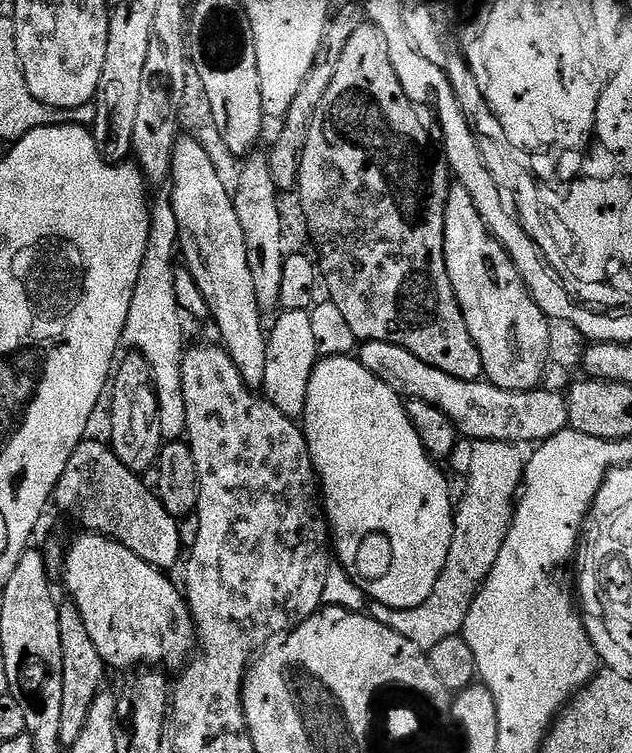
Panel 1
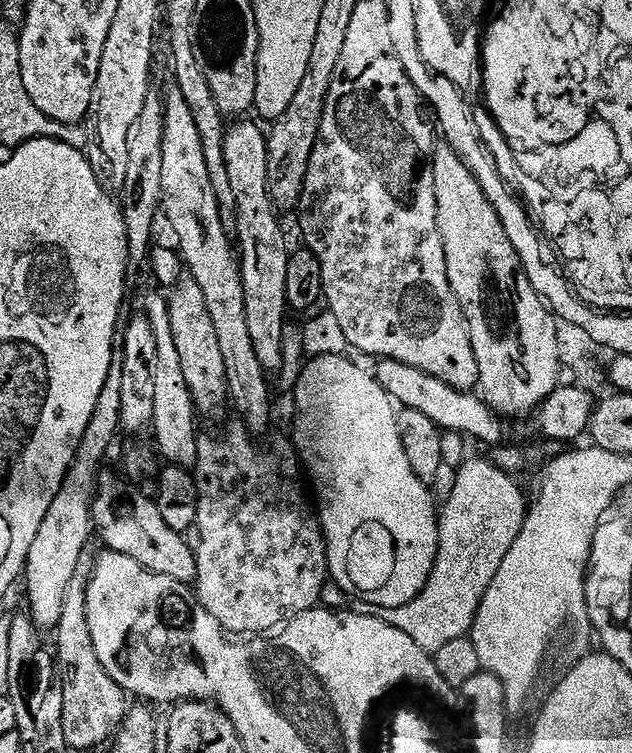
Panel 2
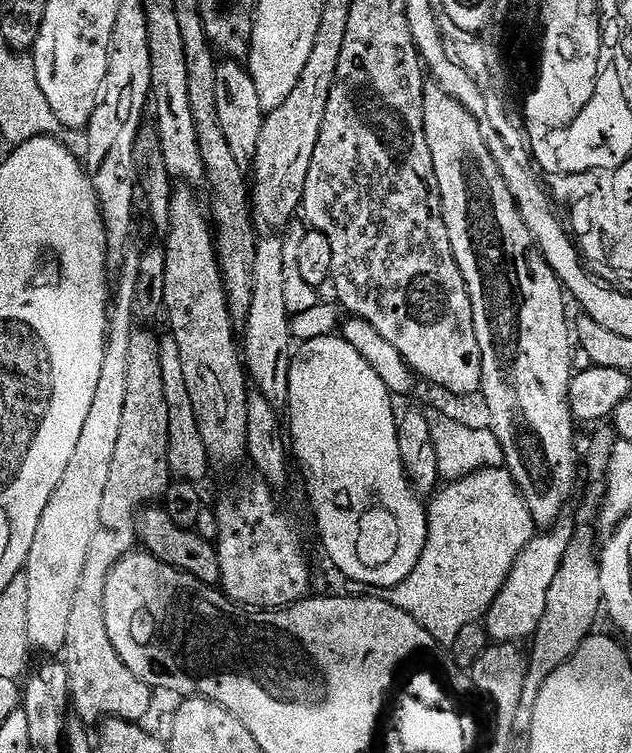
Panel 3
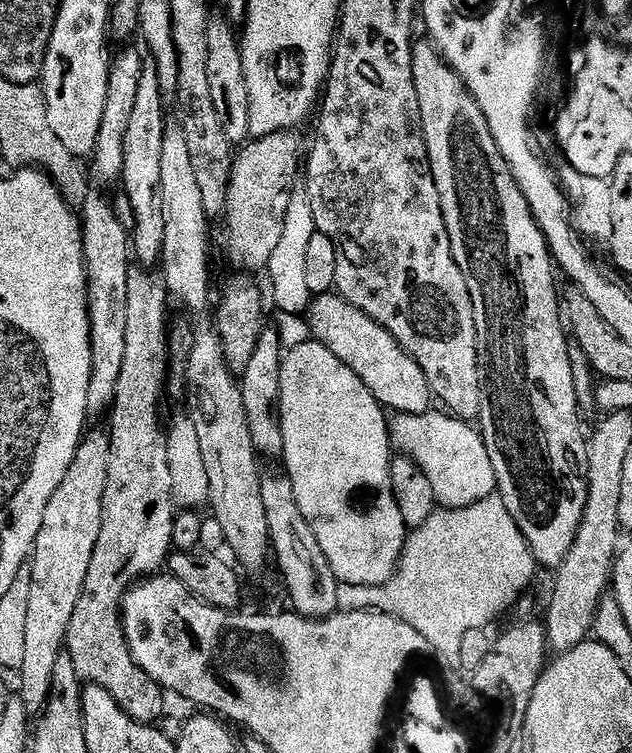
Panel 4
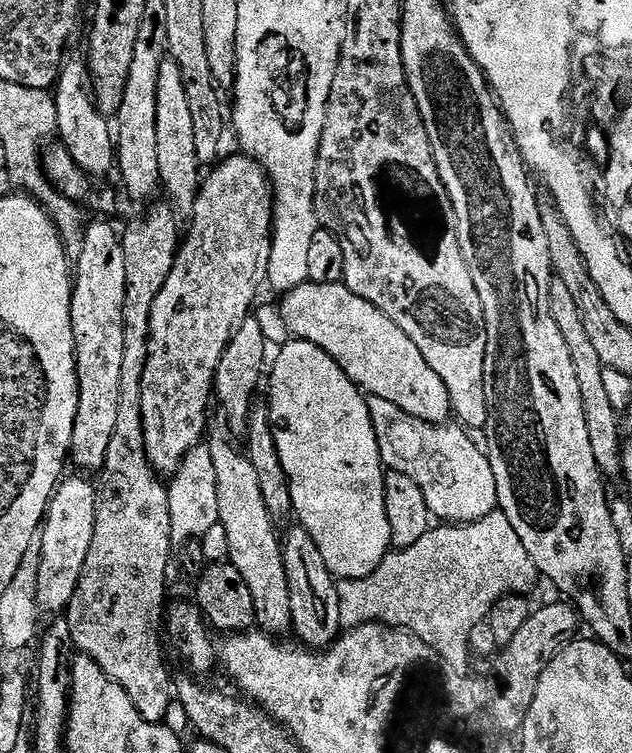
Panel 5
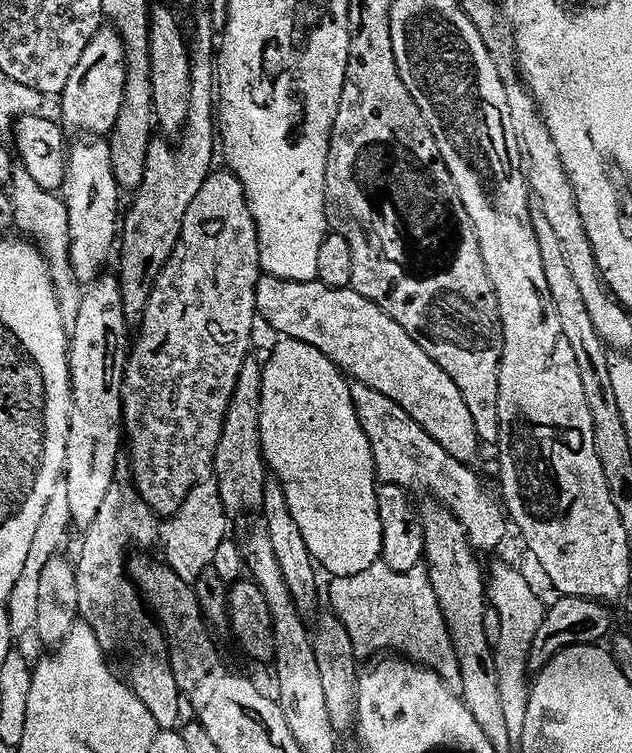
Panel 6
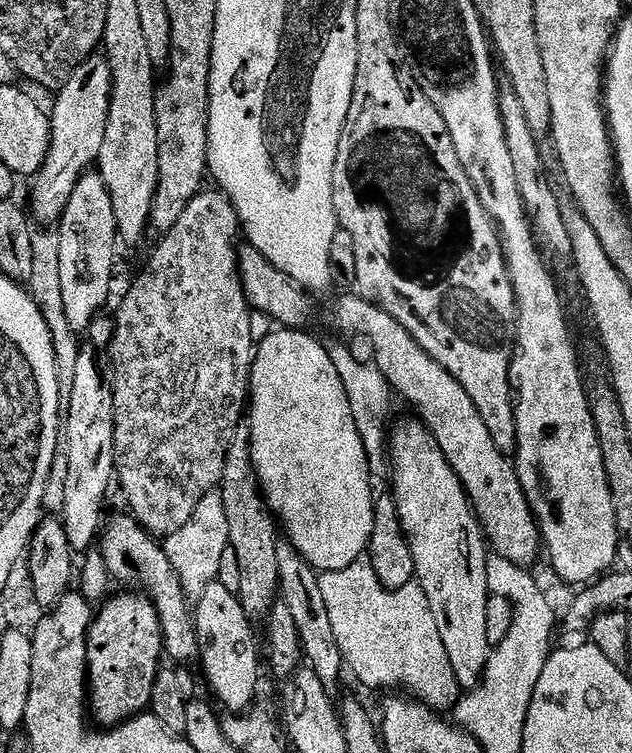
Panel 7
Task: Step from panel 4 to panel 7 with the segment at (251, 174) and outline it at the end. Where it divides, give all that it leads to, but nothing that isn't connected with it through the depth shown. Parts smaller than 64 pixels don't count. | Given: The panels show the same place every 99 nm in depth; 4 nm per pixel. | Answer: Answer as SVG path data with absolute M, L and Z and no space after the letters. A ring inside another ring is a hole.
M201 190L199 194L190 202L190 206L186 206L186 210L182 210L182 215L178 217L178 222L174 222L174 226L170 226L170 230L163 233L159 237L160 245L152 252L152 257L148 260L148 265L140 272L140 277L132 284L132 289L124 296L124 301L120 304L120 309L114 312L116 325L114 326L114 338L112 339L112 397L114 398L114 454L116 455L116 471L118 477L118 488L124 491L124 496L128 499L127 511L139 522L147 532L152 533L157 538L163 538L174 534L178 530L182 530L182 526L186 526L186 522L190 520L190 514L194 514L194 509L198 507L198 502L202 502L202 498L206 498L206 494L217 491L220 487L220 479L222 472L226 470L226 454L230 450L230 442L234 442L236 431L241 428L243 418L246 416L246 405L250 400L250 385L252 382L252 362L254 359L254 341L250 334L250 318L252 317L252 309L248 306L248 299L242 290L242 282L240 281L240 267L238 266L238 243L236 239L241 239L242 225L240 215L236 213L236 207L232 204L232 200L228 195L219 190Z

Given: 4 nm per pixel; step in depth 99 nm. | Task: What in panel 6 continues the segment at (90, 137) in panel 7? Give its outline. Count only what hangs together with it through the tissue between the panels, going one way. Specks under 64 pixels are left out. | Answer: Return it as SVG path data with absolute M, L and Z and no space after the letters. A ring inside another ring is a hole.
M102 26L94 38L82 50L82 59L74 66L74 74L66 82L66 90L58 97L60 116L65 129L76 134L107 137L122 114L122 102L126 98L126 46L111 26Z

